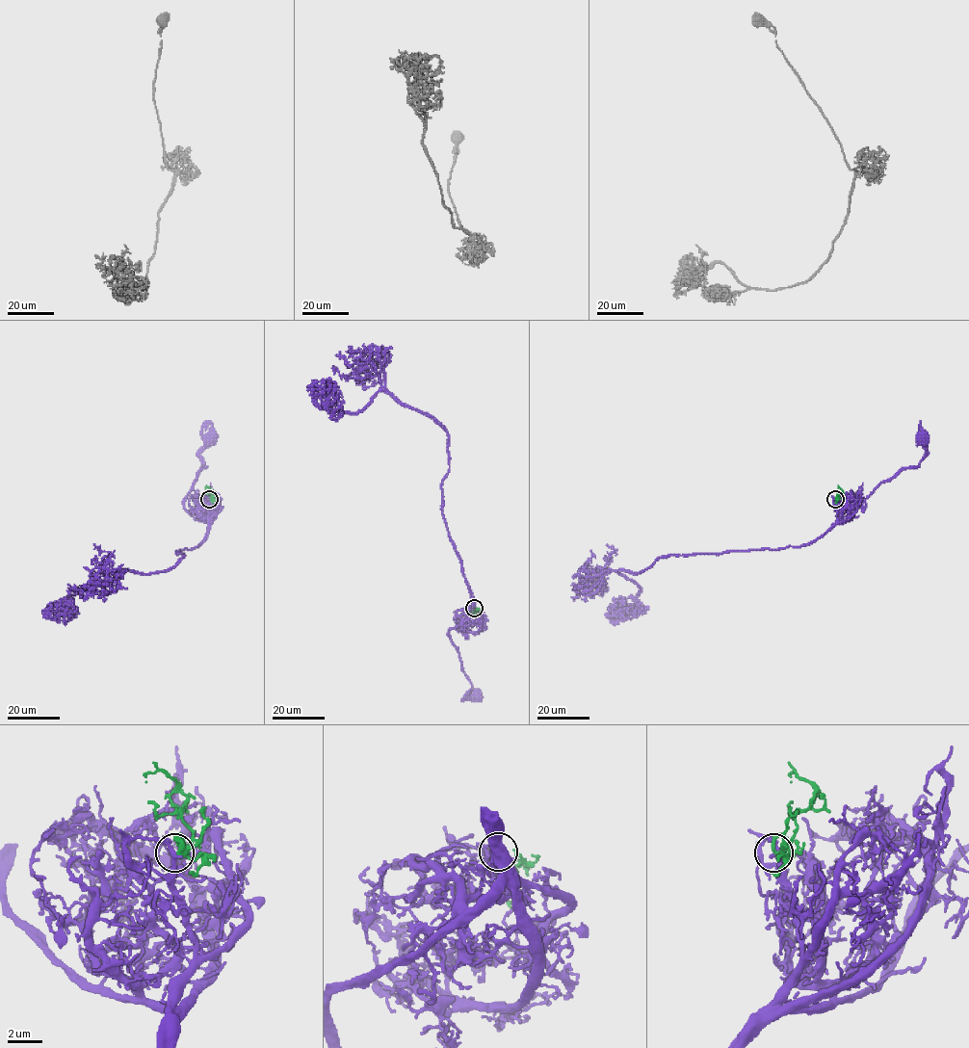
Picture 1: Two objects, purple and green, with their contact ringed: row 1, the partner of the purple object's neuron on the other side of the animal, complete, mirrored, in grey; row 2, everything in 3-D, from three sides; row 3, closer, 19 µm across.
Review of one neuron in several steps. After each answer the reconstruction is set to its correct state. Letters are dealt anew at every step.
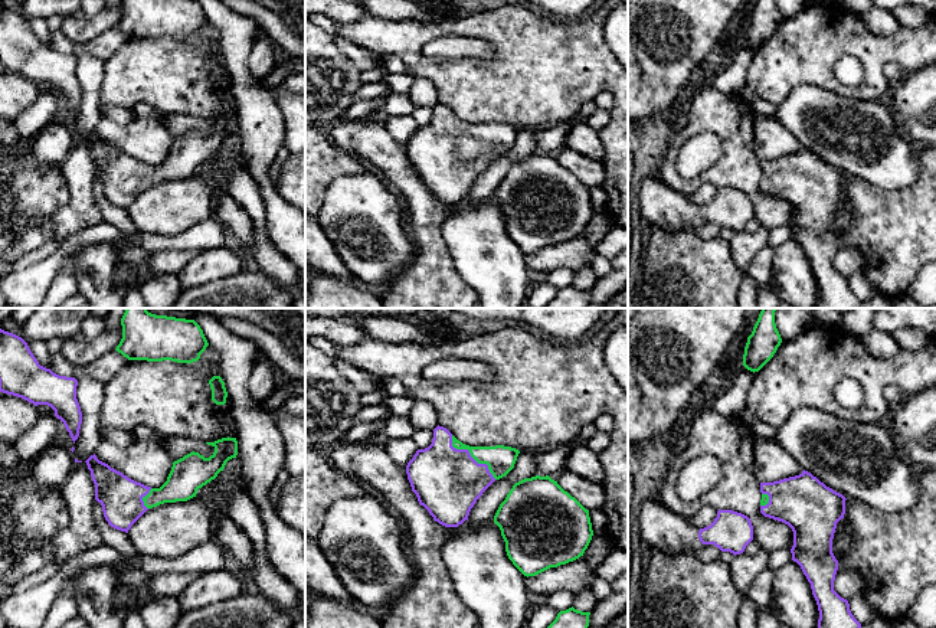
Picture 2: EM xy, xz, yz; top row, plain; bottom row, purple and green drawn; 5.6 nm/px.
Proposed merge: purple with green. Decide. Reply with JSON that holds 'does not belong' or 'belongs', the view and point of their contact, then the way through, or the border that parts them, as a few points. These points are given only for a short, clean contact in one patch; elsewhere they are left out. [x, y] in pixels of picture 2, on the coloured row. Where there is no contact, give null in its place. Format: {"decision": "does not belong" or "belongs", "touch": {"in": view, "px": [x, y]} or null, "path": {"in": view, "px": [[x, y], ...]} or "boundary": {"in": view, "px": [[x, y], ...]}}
{"decision": "belongs", "touch": {"in": "xz", "px": [470, 455]}, "path": {"in": "xz", "px": [[448, 481], [470, 455], [500, 460]]}}

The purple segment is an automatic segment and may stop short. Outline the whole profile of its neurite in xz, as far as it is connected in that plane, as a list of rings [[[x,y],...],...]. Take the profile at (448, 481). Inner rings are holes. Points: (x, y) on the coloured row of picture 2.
[[[438,425],[432,444],[416,451],[406,474],[419,504],[433,520],[458,527],[468,520],[482,493],[514,468],[518,454],[518,449],[504,445],[465,445]]]

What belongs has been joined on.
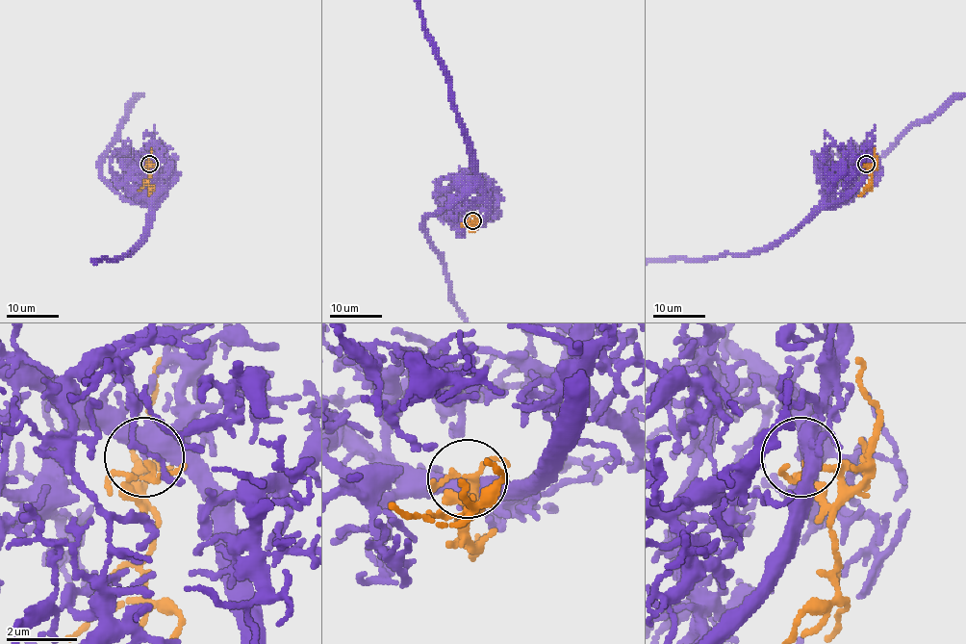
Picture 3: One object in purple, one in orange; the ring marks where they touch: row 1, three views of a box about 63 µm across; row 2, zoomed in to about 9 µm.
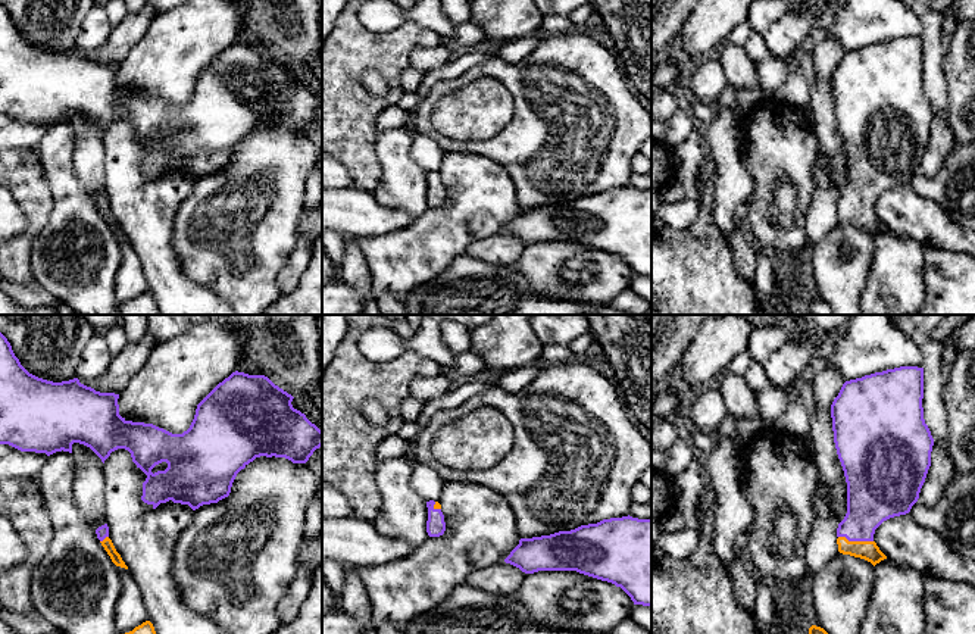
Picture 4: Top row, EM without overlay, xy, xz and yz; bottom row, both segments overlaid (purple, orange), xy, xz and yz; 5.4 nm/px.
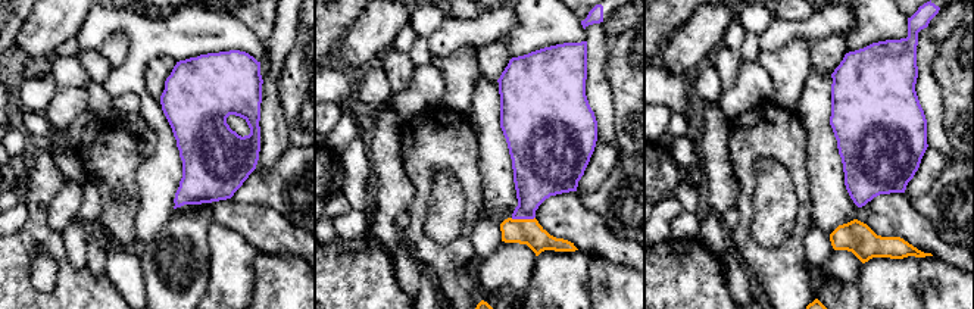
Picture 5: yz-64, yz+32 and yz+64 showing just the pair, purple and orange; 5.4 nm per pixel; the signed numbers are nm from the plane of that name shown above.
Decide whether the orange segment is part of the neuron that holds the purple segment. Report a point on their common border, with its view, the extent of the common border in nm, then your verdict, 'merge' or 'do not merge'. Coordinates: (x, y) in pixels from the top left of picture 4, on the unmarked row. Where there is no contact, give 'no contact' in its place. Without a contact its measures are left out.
meets purple in yz at (856, 211); contact 190 nm long; merge

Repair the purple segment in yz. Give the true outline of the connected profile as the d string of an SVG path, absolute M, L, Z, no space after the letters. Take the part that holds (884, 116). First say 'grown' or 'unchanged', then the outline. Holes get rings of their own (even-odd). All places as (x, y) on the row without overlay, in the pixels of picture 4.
grown; M900 37L846 51L838 66L834 69L831 75L834 113L847 153L847 184L837 199L837 207L838 207L837 215L840 224L865 229L871 232L874 237L881 231L887 229L887 227L879 221L879 218L874 212L875 200L890 188L909 184L912 177L918 172L921 159L925 153L928 140L931 137L931 122L934 116L934 109L924 90L922 69L924 69L924 38L918 37Z

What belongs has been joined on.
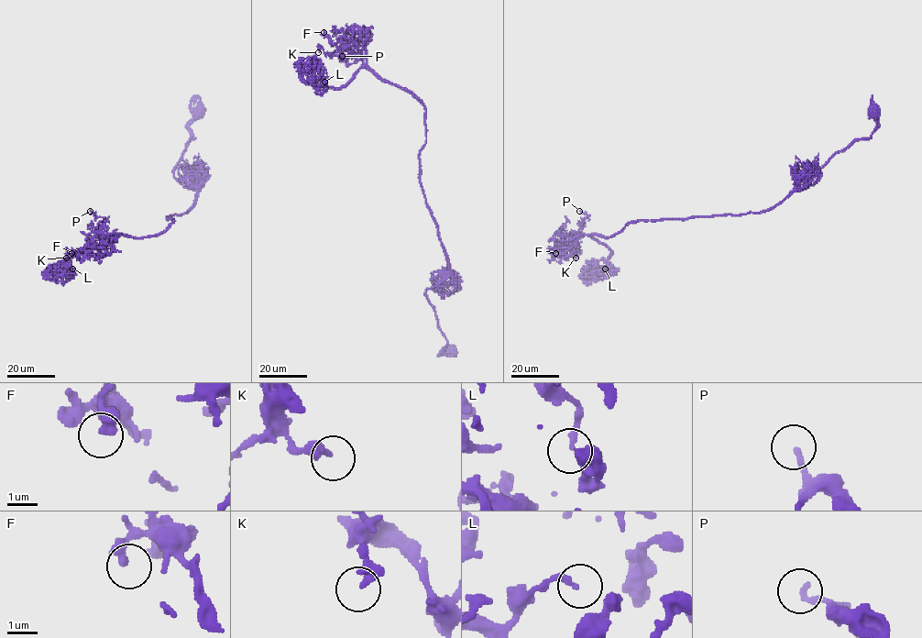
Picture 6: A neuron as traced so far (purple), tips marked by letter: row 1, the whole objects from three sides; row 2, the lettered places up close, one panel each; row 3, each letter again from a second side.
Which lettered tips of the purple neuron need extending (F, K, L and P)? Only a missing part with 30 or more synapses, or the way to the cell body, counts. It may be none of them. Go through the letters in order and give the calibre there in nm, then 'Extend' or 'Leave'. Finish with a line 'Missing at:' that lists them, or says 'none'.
F: Thickness 400 nm. Leave
K: Thickness 300 nm. Leave
L: Thickness 190 nm. Leave
P: Thickness 200 nm. Leave
Missing at: none

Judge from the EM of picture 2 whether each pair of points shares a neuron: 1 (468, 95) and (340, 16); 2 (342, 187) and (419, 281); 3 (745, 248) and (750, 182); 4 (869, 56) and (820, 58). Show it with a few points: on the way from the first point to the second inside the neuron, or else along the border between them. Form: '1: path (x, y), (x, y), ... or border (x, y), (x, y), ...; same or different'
1: border (367, 15), (350, 23), (337, 25); different
2: border (414, 241), (414, 259), (383, 288); different
3: border (762, 226), (768, 231); different
4: path (857, 48), (831, 48); same

